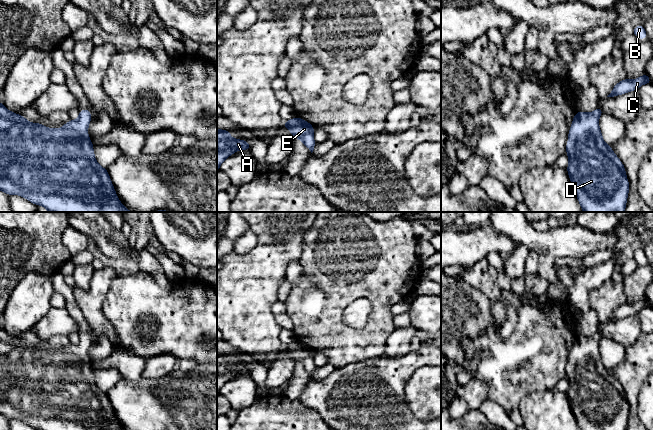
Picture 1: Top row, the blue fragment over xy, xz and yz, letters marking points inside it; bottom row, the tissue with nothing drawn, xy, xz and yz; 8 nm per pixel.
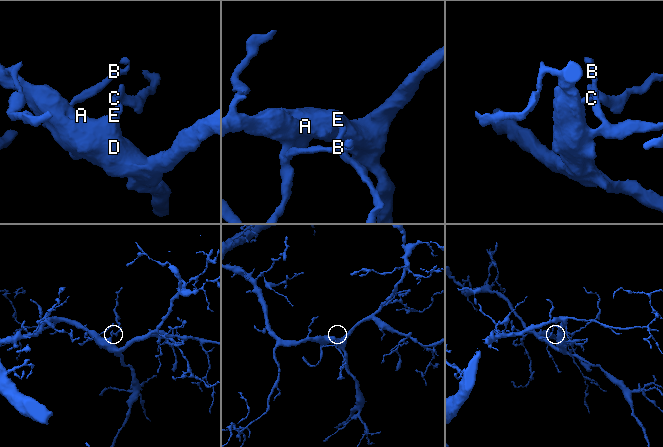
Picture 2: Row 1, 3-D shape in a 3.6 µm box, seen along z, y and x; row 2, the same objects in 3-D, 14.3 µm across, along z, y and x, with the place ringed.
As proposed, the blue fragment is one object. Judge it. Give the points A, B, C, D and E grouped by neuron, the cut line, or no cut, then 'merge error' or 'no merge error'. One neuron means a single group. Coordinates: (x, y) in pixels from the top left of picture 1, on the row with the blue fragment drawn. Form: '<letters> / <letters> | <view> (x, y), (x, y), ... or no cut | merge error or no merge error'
A B C D E | no cut | no merge error

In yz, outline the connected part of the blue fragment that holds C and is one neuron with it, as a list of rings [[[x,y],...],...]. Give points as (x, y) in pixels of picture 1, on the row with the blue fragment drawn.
[[[644,73],[637,79],[630,80],[628,78],[618,82],[612,89],[611,93],[607,97],[614,97],[618,95],[623,95],[625,93],[635,91],[643,84],[652,84],[649,76]]]

